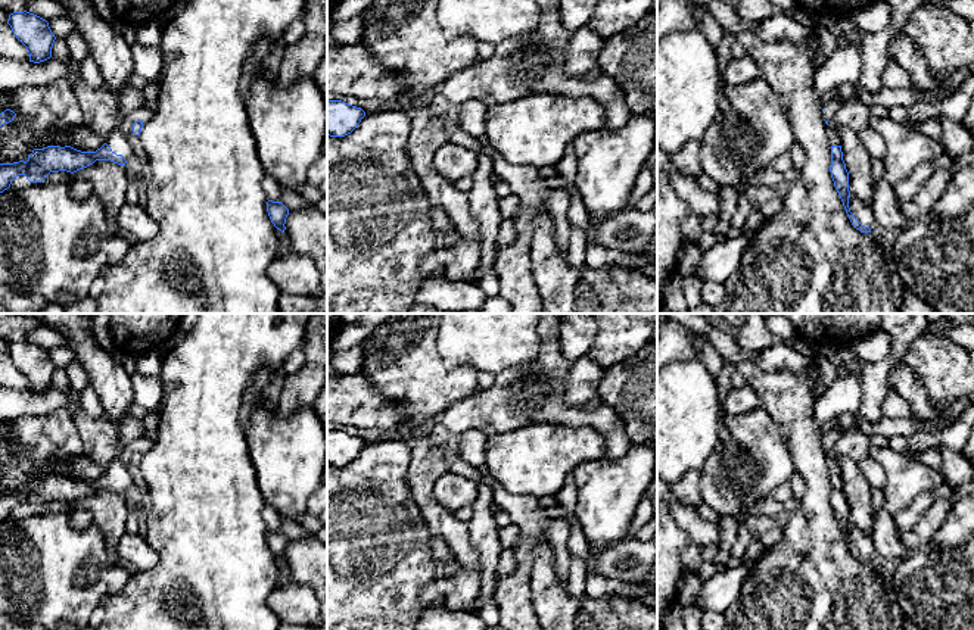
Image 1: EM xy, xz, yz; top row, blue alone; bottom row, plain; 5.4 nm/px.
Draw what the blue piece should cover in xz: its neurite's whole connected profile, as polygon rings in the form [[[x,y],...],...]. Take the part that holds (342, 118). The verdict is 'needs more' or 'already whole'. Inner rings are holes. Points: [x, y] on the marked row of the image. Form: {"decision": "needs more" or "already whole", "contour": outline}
{"decision": "already whole", "contour": [[[327,100],[327,135],[345,137],[351,134],[364,116],[365,112],[361,107],[342,100]]]}

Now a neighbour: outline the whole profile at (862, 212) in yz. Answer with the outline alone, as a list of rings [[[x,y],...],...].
[[[855,194],[849,196],[849,208],[853,216],[865,227],[872,227],[875,224],[875,218],[872,213],[872,206],[859,200]]]

